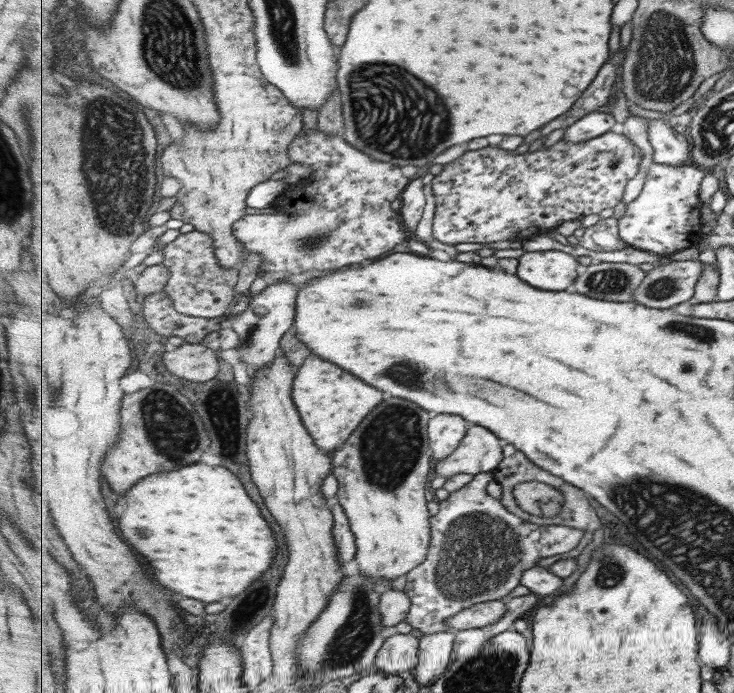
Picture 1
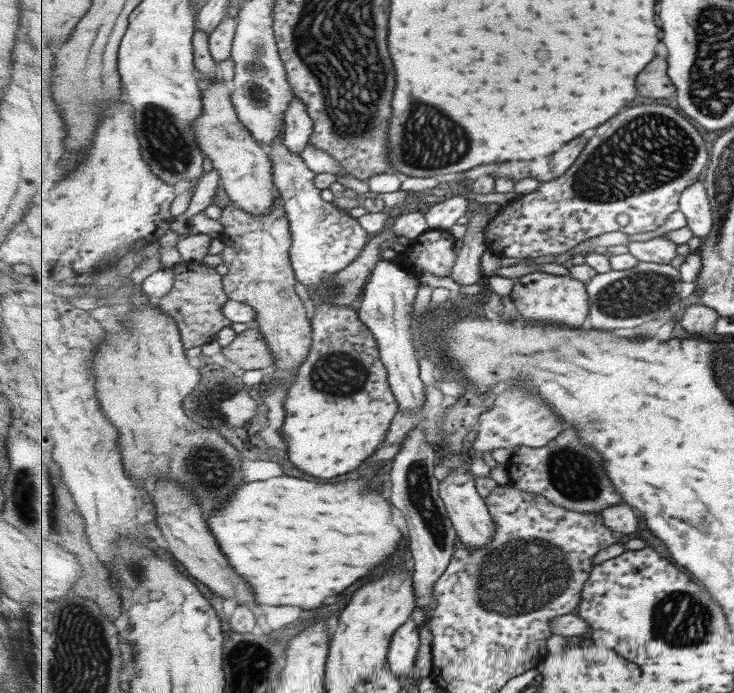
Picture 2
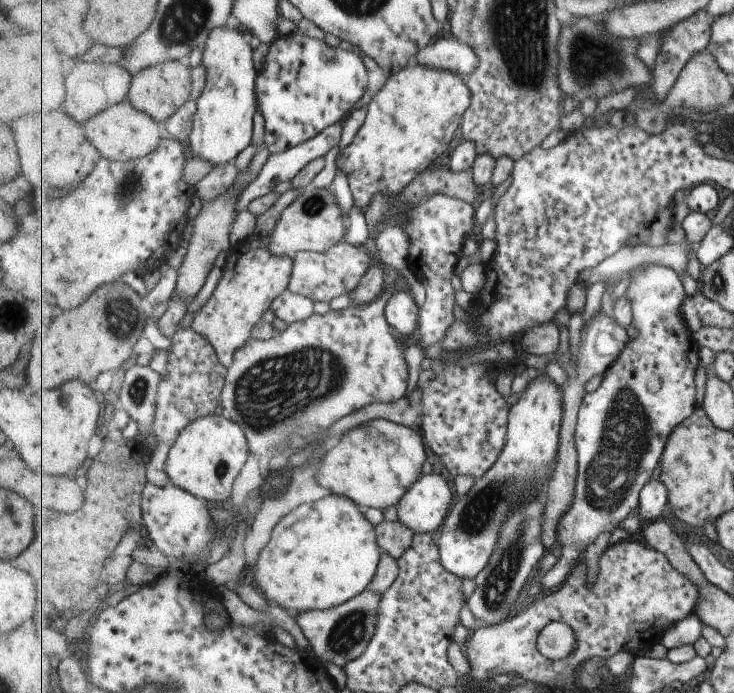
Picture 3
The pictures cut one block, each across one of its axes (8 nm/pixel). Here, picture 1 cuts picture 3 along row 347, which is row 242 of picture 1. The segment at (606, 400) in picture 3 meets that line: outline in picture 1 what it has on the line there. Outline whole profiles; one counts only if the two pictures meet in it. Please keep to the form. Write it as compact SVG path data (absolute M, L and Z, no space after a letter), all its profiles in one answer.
M654 162L641 194L627 205L623 218L618 220L622 240L629 247L659 256L697 247L703 238L699 190L705 176L703 170L695 170L691 164L669 166Z

